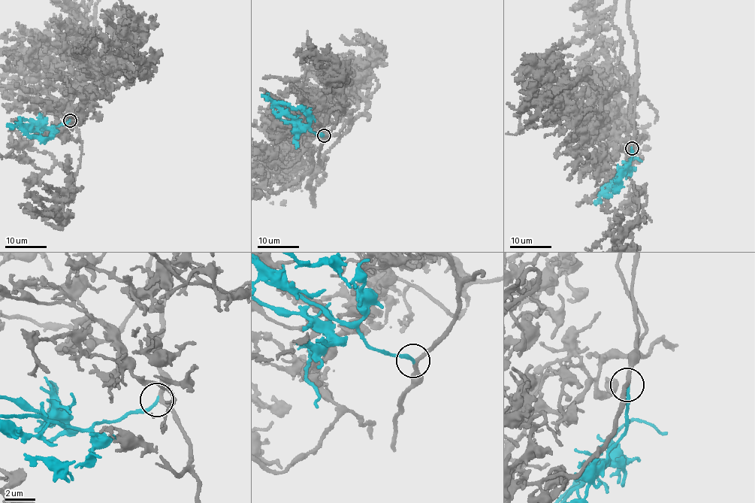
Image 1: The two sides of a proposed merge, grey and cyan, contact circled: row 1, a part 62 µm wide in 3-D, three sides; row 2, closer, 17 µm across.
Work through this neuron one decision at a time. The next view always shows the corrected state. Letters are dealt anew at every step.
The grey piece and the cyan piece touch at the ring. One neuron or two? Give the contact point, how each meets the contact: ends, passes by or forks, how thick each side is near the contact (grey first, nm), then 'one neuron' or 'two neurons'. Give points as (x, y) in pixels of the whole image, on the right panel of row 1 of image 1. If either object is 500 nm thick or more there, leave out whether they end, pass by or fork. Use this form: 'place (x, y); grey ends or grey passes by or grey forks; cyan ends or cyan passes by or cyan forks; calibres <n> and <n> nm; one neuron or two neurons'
place (632, 148); grey passes by; cyan ends; calibres 240 and 200 nm; one neuron

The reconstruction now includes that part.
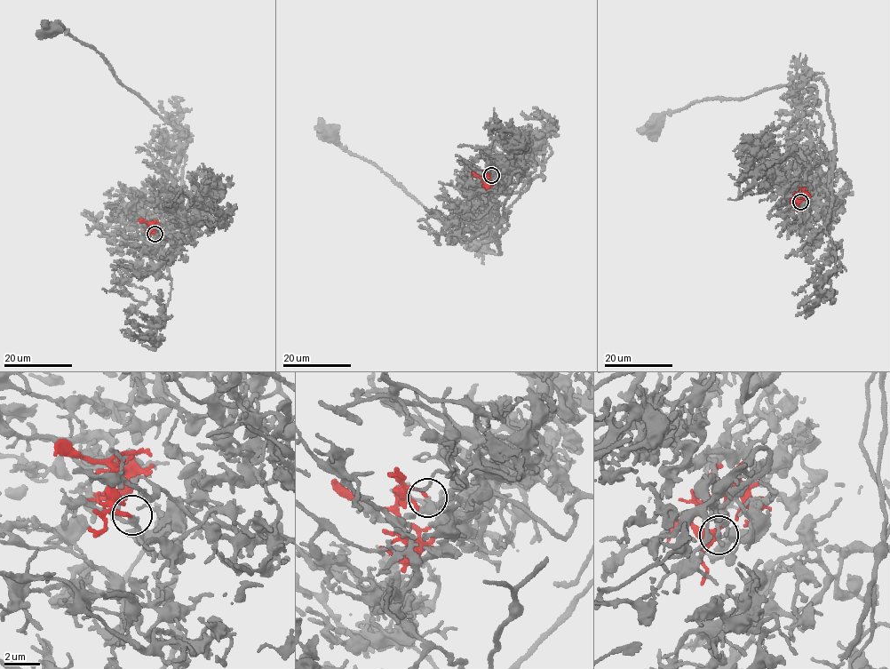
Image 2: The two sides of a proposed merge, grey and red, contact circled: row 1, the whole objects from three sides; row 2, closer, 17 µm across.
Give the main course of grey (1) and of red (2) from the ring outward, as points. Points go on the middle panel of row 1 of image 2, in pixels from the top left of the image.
1: (491, 175), (516, 182), (529, 176), (494, 234), (497, 254), (468, 245), (329, 134)
2: (491, 175), (485, 174), (488, 185), (482, 185)

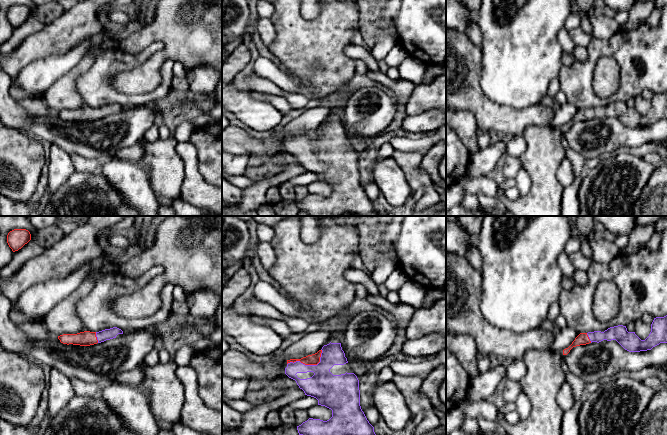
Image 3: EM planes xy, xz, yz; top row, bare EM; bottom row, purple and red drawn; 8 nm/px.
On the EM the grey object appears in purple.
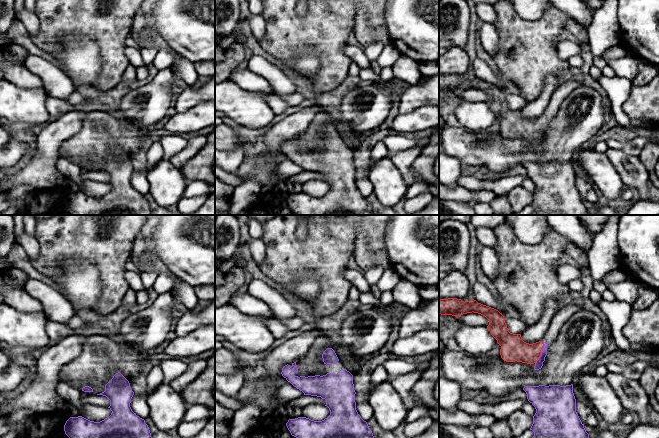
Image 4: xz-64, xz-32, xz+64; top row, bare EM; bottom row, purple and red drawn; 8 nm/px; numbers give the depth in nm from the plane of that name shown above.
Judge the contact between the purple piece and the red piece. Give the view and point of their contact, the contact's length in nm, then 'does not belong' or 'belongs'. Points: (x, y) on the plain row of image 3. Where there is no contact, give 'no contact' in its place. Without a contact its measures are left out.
xz (308, 141) | 300 nm | belongs

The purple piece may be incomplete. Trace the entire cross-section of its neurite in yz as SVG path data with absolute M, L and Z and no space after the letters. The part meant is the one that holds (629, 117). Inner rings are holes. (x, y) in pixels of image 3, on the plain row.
M667 91L654 94L651 100L651 108L645 116L641 116L635 108L628 108L626 102L618 101L610 103L604 108L594 107L580 109L572 120L563 126L563 131L567 131L573 123L586 121L592 118L599 119L603 116L616 116L629 128L651 126L660 119L667 119Z

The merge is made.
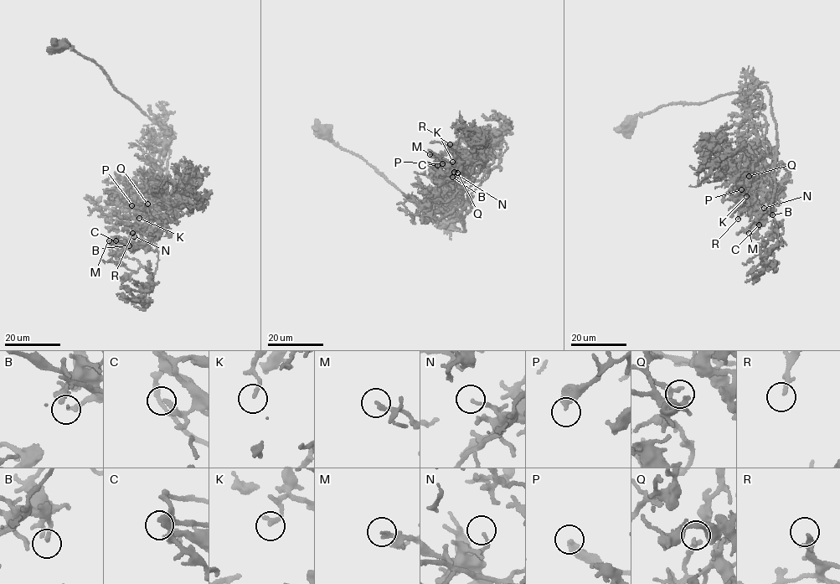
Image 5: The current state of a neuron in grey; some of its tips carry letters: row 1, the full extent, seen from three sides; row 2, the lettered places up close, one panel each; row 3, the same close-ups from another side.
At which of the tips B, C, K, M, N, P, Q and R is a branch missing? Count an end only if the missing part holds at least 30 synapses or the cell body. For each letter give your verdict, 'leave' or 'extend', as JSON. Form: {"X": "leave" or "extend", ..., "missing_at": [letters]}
{"B": "leave", "C": "leave", "K": "leave", "M": "leave", "N": "leave", "P": "leave", "Q": "leave", "R": "extend", "missing_at": ["R"]}

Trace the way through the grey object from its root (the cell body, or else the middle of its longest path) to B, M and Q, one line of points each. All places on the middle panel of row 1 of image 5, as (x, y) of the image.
B: (323, 132), (360, 157), (436, 222), (464, 231), (460, 214), (470, 201), (471, 182), (458, 174), (452, 177)
M: (323, 132), (360, 157), (436, 222), (464, 231), (460, 214), (470, 201), (471, 182), (430, 154)
Q: (323, 132), (360, 157), (436, 222), (464, 231), (460, 214), (489, 166), (478, 173), (453, 165), (457, 173)

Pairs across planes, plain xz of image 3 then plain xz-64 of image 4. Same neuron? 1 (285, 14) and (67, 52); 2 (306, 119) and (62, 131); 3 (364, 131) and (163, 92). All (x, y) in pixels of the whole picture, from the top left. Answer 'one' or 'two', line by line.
1: two
2: one
3: one

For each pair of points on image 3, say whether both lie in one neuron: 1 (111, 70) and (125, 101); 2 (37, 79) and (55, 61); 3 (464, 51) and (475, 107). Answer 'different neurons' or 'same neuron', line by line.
1: same neuron
2: same neuron
3: same neuron

